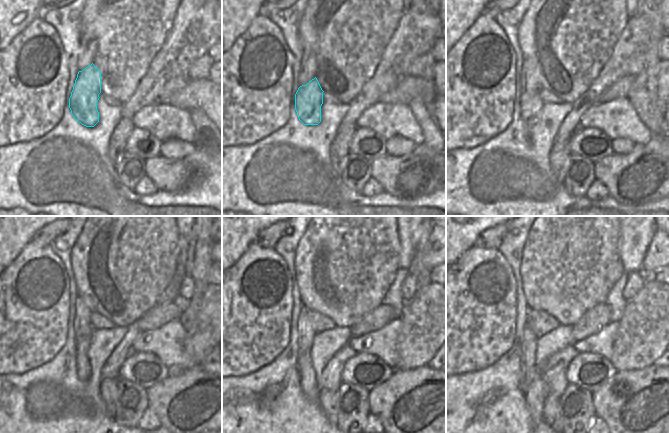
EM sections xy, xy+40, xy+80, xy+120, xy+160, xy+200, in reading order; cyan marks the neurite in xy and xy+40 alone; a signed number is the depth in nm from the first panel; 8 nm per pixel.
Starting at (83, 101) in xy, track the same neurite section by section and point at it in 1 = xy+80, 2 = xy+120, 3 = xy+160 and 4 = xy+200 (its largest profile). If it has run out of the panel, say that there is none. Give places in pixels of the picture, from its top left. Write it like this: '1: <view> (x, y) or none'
1: xy+80 (532, 105)
2: xy+120 (82, 345)
3: xy+160 (309, 384)
4: xy+200 (535, 396)

